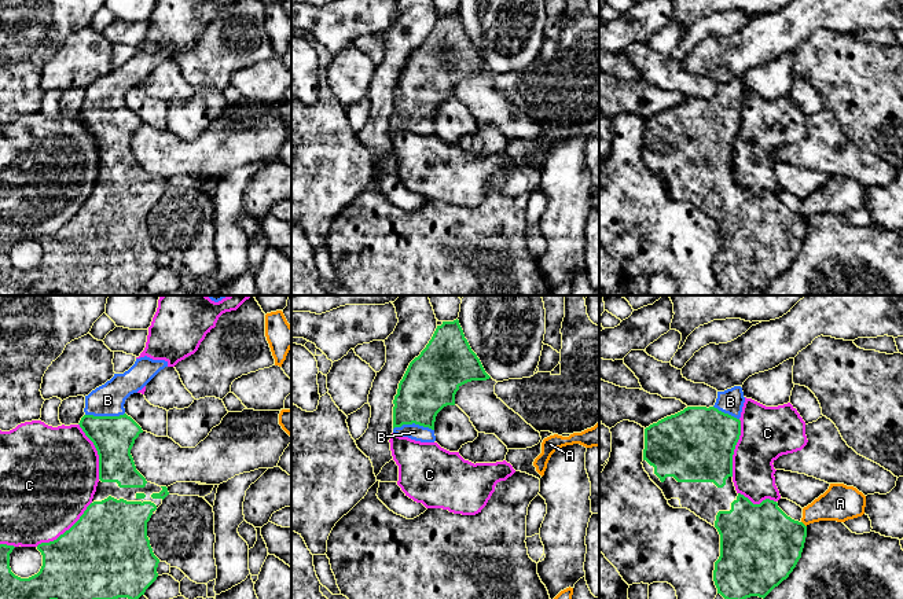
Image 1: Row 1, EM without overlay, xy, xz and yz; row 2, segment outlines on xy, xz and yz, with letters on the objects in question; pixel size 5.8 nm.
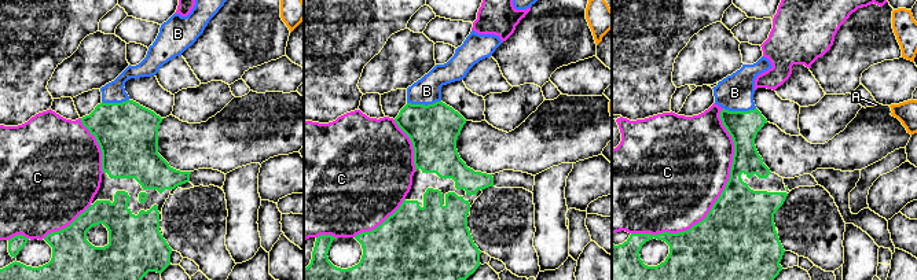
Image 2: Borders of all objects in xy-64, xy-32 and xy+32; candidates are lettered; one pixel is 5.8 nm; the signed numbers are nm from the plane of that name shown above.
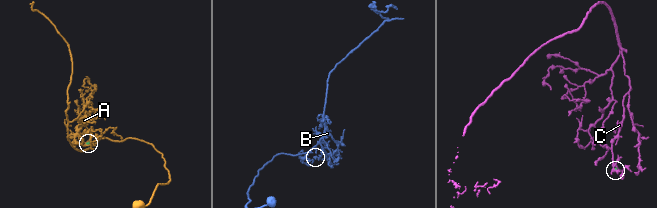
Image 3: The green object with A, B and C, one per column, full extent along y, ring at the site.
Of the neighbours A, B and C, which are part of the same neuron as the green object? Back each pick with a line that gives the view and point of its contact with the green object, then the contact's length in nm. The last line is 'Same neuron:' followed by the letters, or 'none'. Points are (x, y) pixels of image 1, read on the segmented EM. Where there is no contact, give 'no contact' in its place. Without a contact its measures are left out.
B: xz (414, 422) | 240 nm
Same neuron: B

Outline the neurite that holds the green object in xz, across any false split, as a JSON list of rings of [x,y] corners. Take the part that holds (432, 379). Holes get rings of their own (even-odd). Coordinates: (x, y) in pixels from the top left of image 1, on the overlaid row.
[[[459,320],[443,321],[399,383],[393,400],[393,433],[434,442],[436,416],[444,407],[455,405],[459,387],[489,378],[465,338]]]

